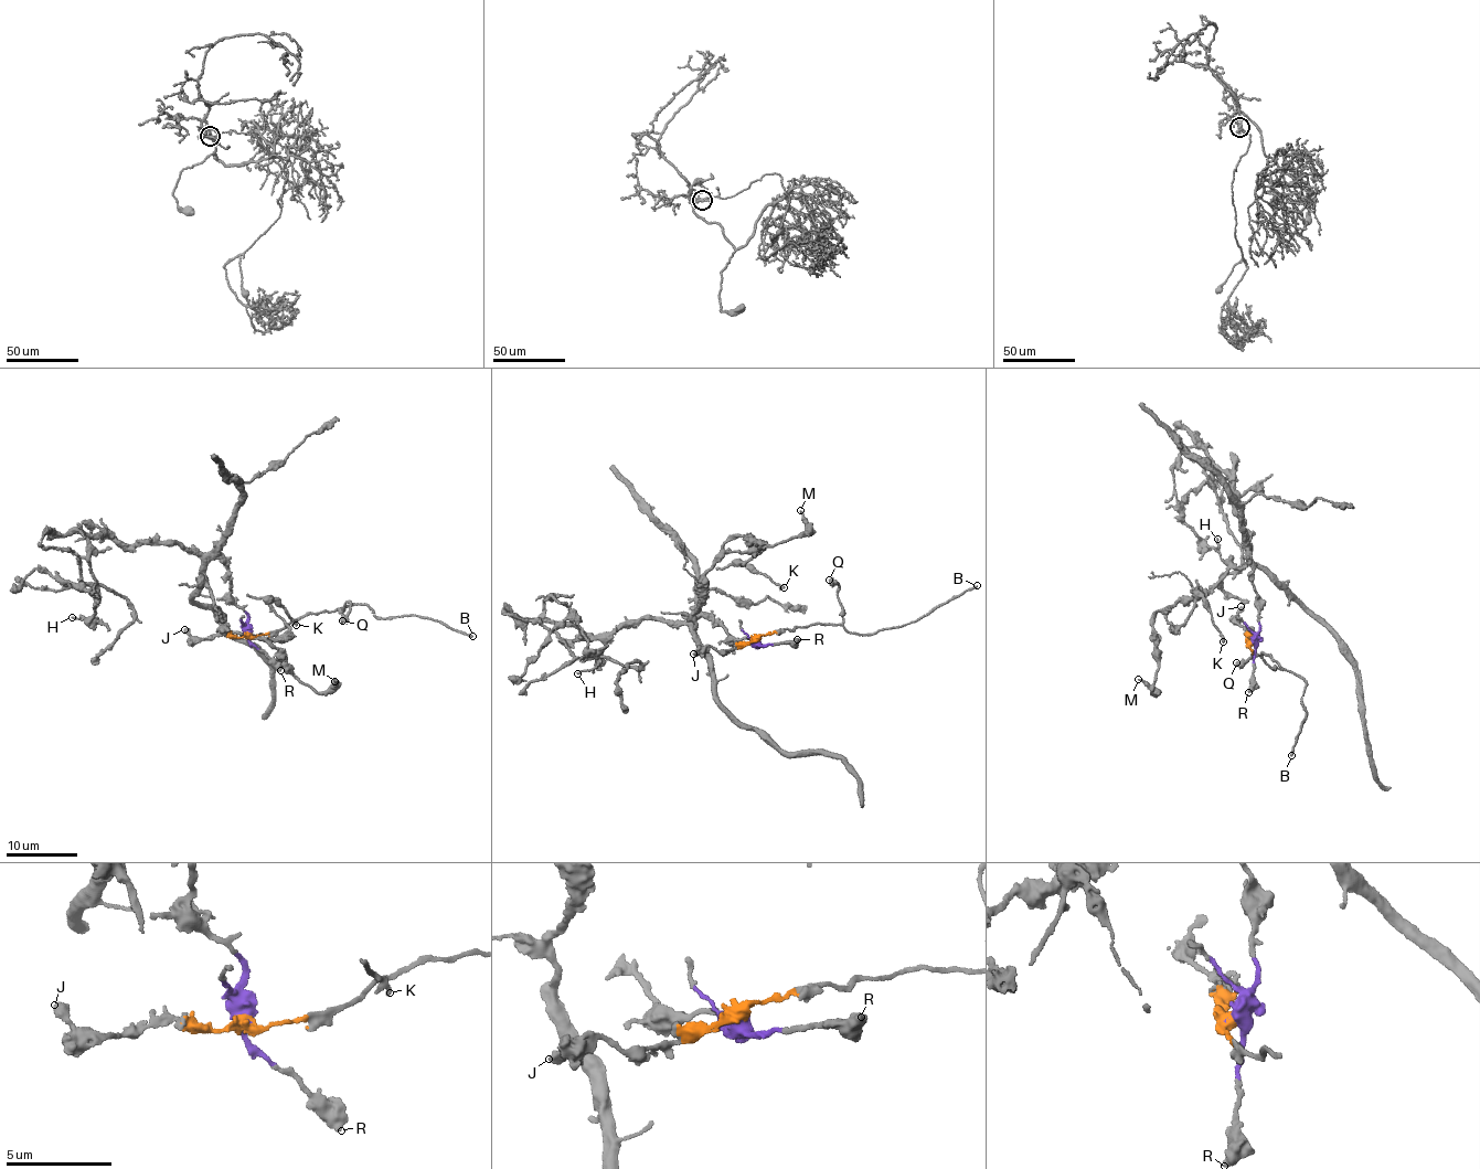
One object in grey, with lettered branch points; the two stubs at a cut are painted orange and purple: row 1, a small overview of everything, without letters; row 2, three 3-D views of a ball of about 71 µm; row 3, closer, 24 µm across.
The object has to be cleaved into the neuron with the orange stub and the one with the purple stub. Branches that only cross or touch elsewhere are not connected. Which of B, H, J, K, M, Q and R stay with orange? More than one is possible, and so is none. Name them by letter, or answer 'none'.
B, J, Q

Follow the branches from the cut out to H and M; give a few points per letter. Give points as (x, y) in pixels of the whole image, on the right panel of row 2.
H: (1252, 641), (1257, 598), (1232, 482), (1202, 448), (1183, 449), (1178, 511), (1202, 540), (1216, 549), (1218, 539)
M: (1252, 641), (1259, 625), (1248, 551), (1243, 567), (1230, 569), (1207, 590), (1156, 614), (1154, 692), (1138, 680)

